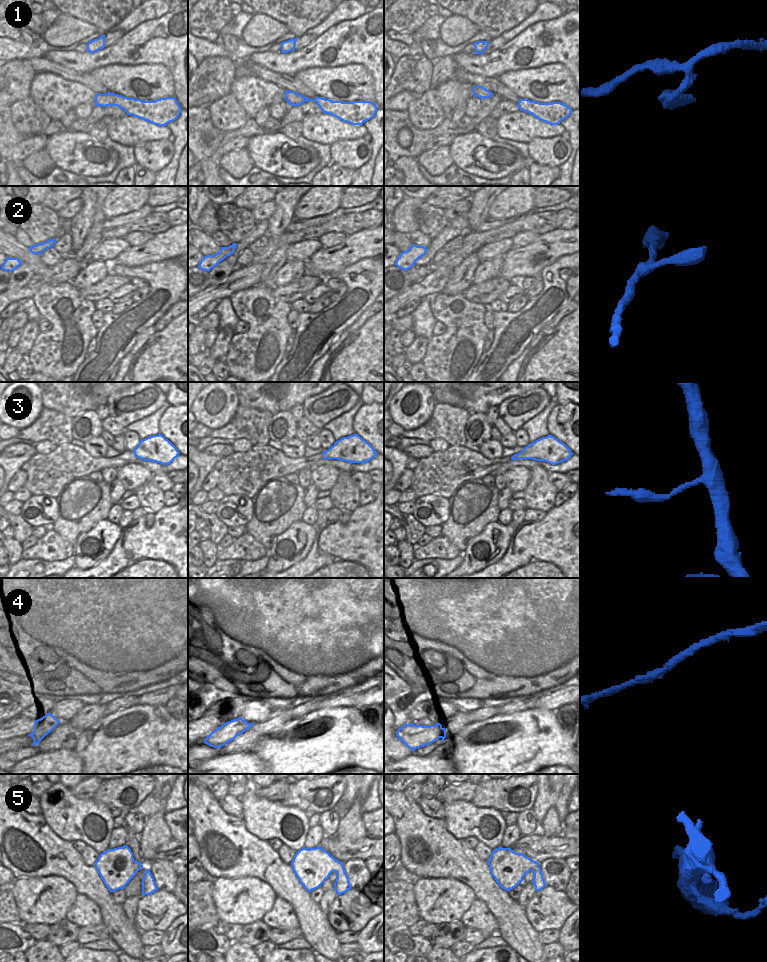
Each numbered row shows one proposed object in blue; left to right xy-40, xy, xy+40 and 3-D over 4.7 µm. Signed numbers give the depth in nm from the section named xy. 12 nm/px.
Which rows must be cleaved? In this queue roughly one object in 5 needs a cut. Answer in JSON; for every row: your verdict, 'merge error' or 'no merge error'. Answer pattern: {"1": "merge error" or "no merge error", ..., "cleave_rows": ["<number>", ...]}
{"1": "no merge error", "2": "no merge error", "3": "no merge error", "4": "no merge error", "5": "no merge error", "cleave_rows": []}

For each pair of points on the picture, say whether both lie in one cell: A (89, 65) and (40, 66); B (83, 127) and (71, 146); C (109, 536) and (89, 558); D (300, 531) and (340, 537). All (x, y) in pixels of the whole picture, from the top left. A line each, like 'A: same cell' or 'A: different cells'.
A: different cells
B: different cells
C: same cell
D: different cells

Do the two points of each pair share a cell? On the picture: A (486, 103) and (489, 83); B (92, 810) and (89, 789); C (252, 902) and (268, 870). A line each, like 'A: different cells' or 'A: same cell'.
A: different cells
B: different cells
C: different cells

